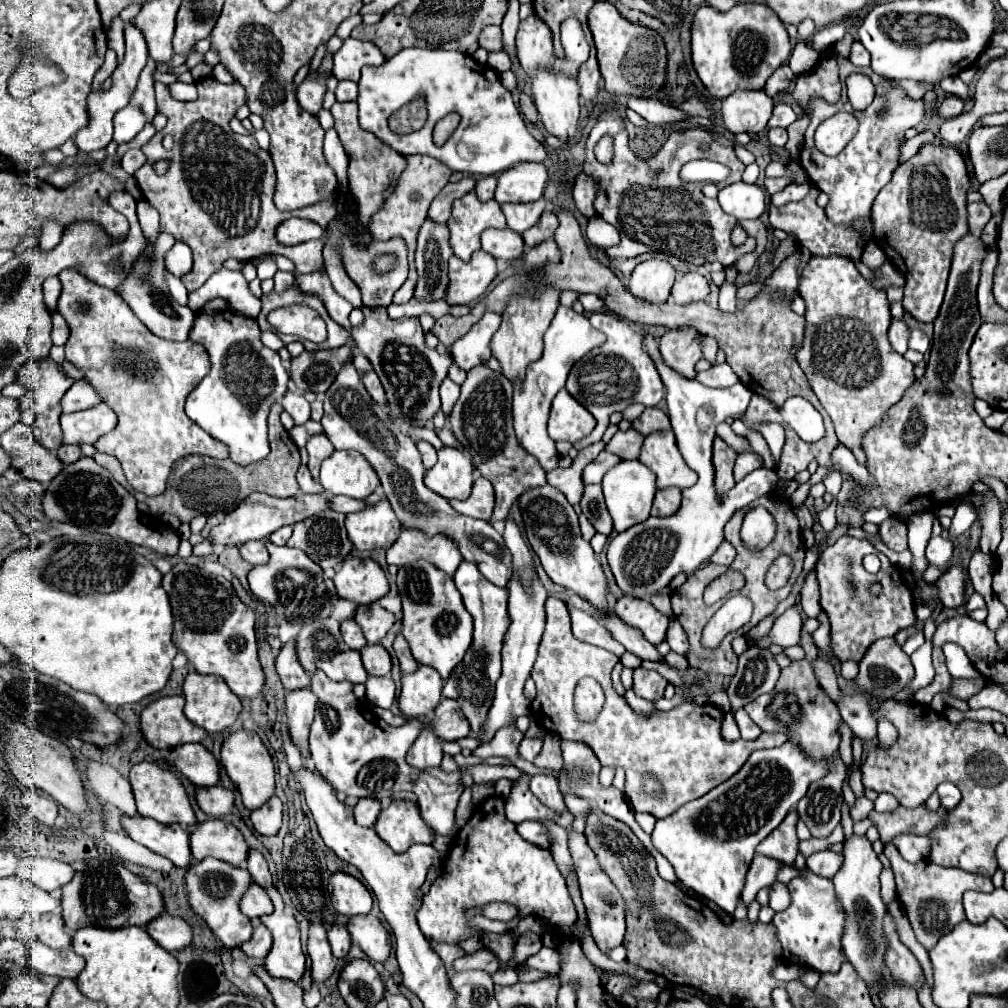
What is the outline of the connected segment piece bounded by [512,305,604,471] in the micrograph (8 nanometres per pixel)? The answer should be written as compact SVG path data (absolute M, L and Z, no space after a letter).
M560 305L558 313L554 317L554 323L550 325L550 329L546 333L544 355L526 369L524 379L514 379L512 413L514 413L516 437L522 443L522 447L540 461L540 465L546 471L558 467L558 451L554 447L554 441L546 433L546 421L548 421L552 399L564 387L564 383L568 379L568 371L572 369L572 365L576 361L580 361L588 351L592 351L592 347L598 347L600 343L604 343L604 333L596 331L590 325L586 315L578 315L574 309Z

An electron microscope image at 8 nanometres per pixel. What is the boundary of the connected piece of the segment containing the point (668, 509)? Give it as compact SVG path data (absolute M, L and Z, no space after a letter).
M668 487L668 489L658 489L652 505L652 515L656 517L668 517L678 511L680 507L680 489L678 487Z

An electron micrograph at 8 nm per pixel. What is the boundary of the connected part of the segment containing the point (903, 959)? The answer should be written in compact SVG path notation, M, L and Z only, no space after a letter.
M886 915L884 929L888 935L888 951L886 951L886 967L896 983L908 983L914 991L918 991L924 985L924 973L918 963L918 959L912 955L912 951L900 943L898 933L894 929L892 919Z

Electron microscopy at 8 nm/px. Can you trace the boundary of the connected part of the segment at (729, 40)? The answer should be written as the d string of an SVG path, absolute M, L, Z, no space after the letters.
M736 3L730 11L714 11L714 7L702 5L692 23L692 61L700 81L706 85L712 97L724 99L736 89L762 89L766 79L790 57L792 45L782 21L764 3Z

